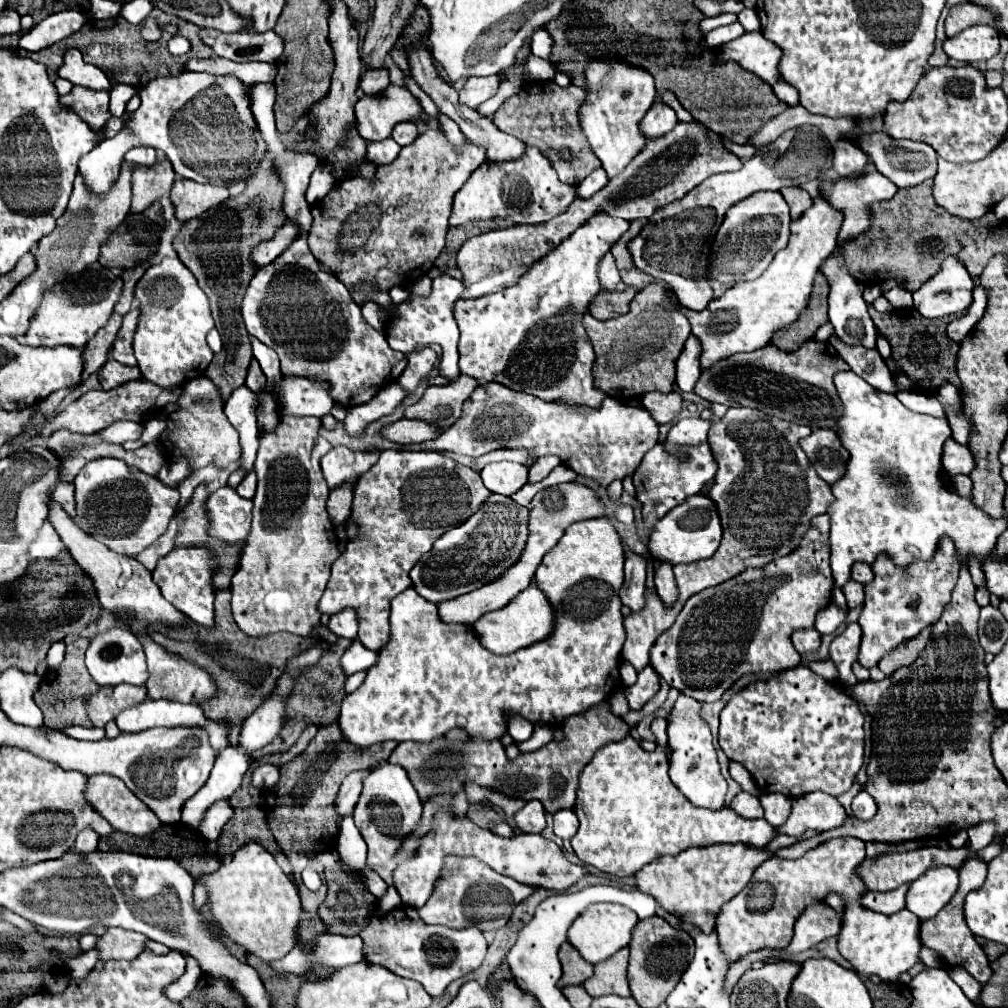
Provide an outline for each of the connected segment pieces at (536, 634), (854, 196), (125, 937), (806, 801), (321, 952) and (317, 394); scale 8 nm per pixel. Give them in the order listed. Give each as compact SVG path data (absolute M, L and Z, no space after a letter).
M529 585L523 593L519 593L509 605L505 605L503 609L485 613L475 625L475 635L479 639L479 643L491 651L493 655L509 655L521 647L527 647L531 643L537 643L541 639L545 639L551 629L553 629L553 609L547 601L547 597L535 587Z
M869 169L869 173L861 177L861 181L839 179L835 183L821 183L821 195L827 197L837 209L841 209L845 213L845 223L843 223L843 229L839 231L839 245L843 245L843 241L853 239L859 233L867 231L867 227L869 227L869 205L871 203L889 201L895 197L895 193L897 193L895 183L891 183L885 175L881 175L875 169Z
M107 929L105 935L97 937L95 949L99 951L99 961L133 961L143 951L147 951L147 937L127 929Z
M807 793L793 799L793 811L785 825L779 827L779 833L801 837L805 831L817 831L819 835L841 827L849 815L837 797L827 793Z
M321 933L315 937L315 943L311 945L295 945L287 953L283 963L277 963L279 973L291 973L291 975L307 975L315 964L321 967L347 967L353 963L359 963L363 959L361 953L363 941L361 937L343 937L333 933Z
M285 375L281 381L279 405L291 415L323 417L333 407L331 385L327 381L313 381L299 375Z

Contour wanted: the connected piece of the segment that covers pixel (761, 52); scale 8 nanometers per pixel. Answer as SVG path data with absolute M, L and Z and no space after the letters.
M751 31L729 41L727 45L721 47L719 57L723 57L723 61L733 59L743 69L759 75L763 81L767 81L773 87L775 95L787 105L799 103L799 93L795 93L795 87L787 85L787 81L783 81L779 73L781 49L769 39L765 39L761 31Z

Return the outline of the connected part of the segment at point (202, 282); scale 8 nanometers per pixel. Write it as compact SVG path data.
M259 171L249 181L245 193L225 201L223 205L217 205L215 209L209 209L199 219L187 221L173 241L179 259L191 269L191 273L199 281L199 287L207 293L211 301L215 329L221 333L223 339L223 351L213 357L209 369L205 371L205 377L211 379L213 385L219 389L223 403L227 403L229 395L235 389L245 385L245 375L251 361L251 341L243 325L239 305L255 273L255 265L251 263L249 253L253 245L271 239L273 233L283 225L285 217L281 209L281 199L283 199L283 185L277 173Z

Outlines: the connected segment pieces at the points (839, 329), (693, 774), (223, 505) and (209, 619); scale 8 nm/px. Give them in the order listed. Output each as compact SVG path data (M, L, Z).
M837 251L823 263L821 271L829 279L831 291L829 291L829 321L835 327L835 335L845 343L845 345L863 345L867 349L875 349L877 345L877 327L871 321L867 313L867 303L863 299L863 287L847 273L843 259L837 255Z
M669 735L667 743L673 747L673 755L669 759L671 761L669 777L681 789L681 793L687 795L691 801L695 801L697 807L705 807L711 811L723 809L728 784L719 771L719 763L711 739L683 739L683 735Z
M221 487L209 495L205 503L205 515L209 521L209 535L243 549L251 531L253 503L237 495L231 487Z
M173 549L167 557L159 561L159 565L153 571L155 583L159 585L163 597L171 601L179 611L187 613L197 625L211 629L215 625L215 613L213 613L213 597L215 589L211 583L211 575L215 573L217 565L213 561L213 555L209 549Z

